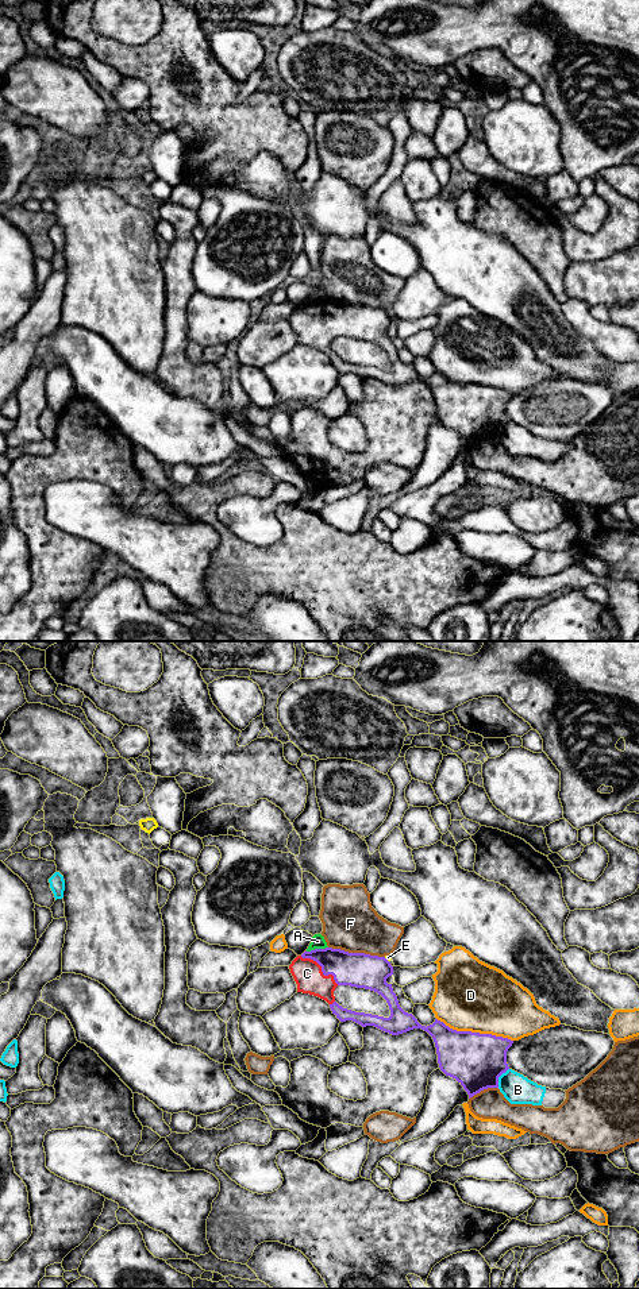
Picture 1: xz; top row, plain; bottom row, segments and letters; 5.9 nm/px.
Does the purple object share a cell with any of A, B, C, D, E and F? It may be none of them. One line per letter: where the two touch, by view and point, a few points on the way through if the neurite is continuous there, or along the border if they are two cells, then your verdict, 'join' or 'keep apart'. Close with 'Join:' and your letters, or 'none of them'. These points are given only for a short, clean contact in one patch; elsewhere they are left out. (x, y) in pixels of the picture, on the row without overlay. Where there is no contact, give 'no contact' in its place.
A: meets purple in xz at (316, 301); keep apart
B: meets purple in xz at (499, 428); keep apart
C: meets purple in xz at (322, 321); join
D: meets purple in xz at (474, 385); keep apart
E: meets purple in xz at (387, 312); border along xz (384, 309), (388, 313); keep apart
F: meets purple in xz at (357, 305); keep apart
Join: C

